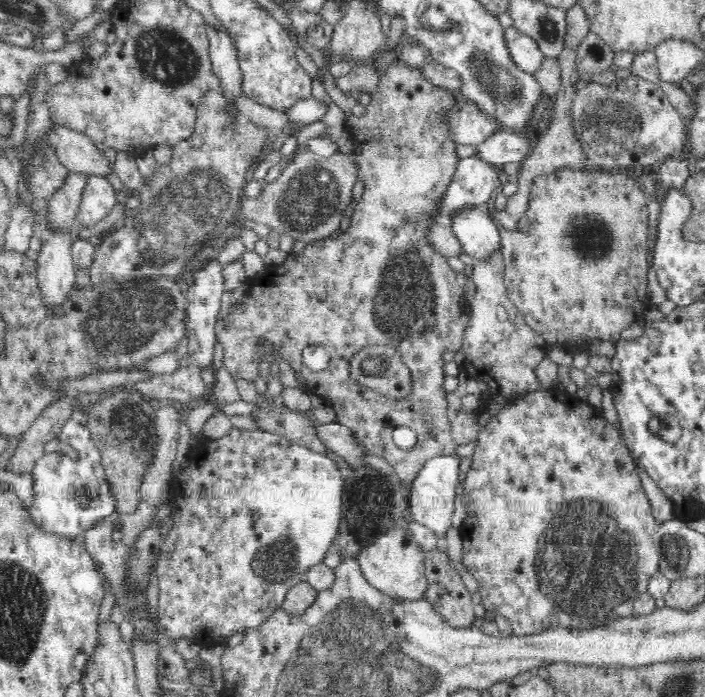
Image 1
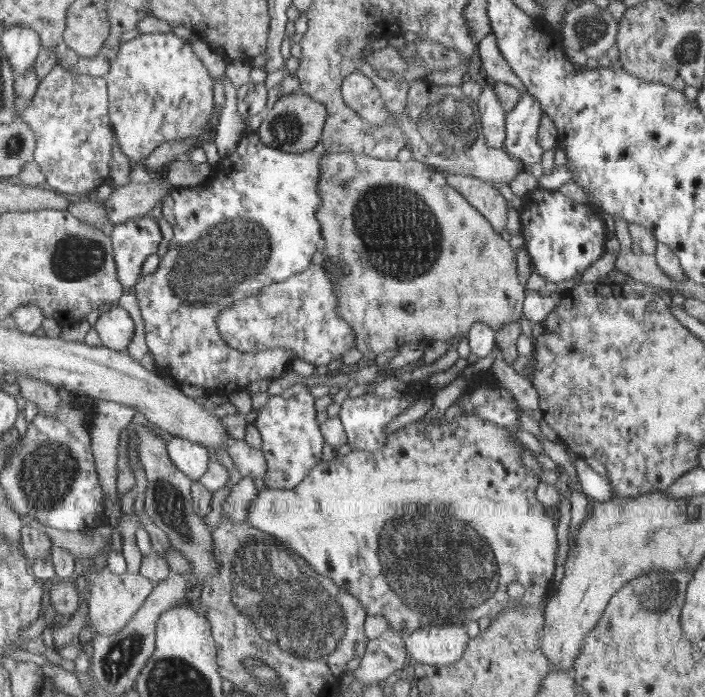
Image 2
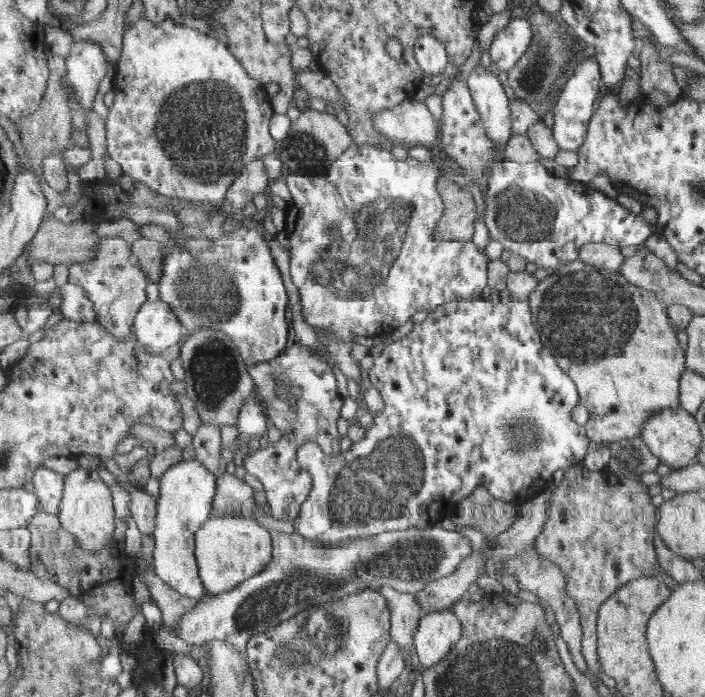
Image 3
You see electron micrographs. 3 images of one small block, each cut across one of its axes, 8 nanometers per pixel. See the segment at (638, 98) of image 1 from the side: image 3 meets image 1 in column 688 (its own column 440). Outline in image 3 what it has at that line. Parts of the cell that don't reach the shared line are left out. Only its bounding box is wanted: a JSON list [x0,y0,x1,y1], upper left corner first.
[373,100,441,150]

